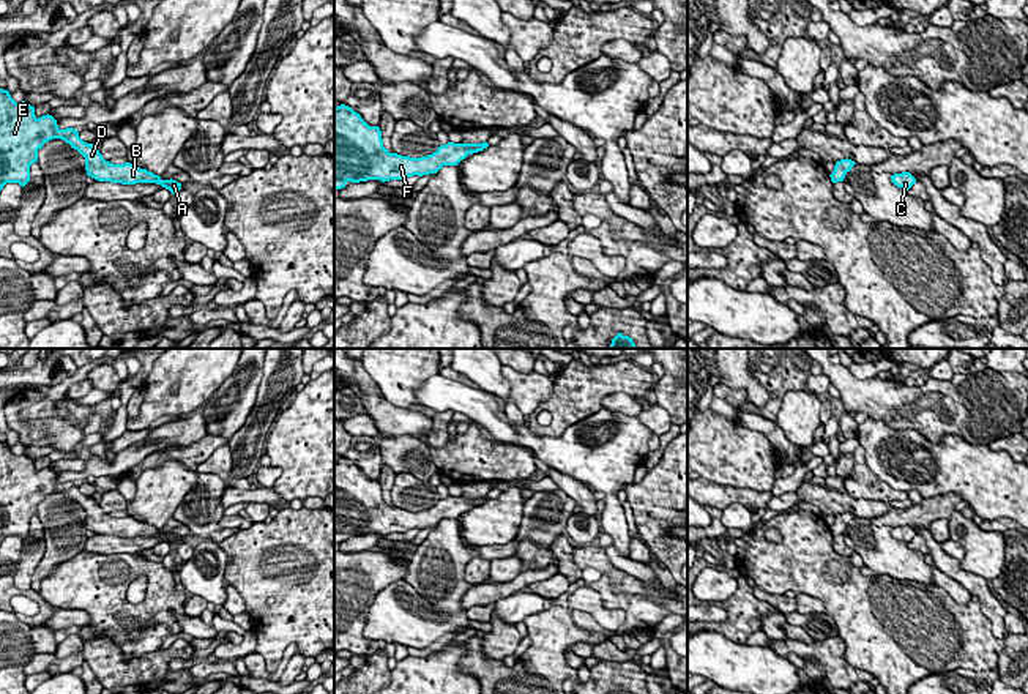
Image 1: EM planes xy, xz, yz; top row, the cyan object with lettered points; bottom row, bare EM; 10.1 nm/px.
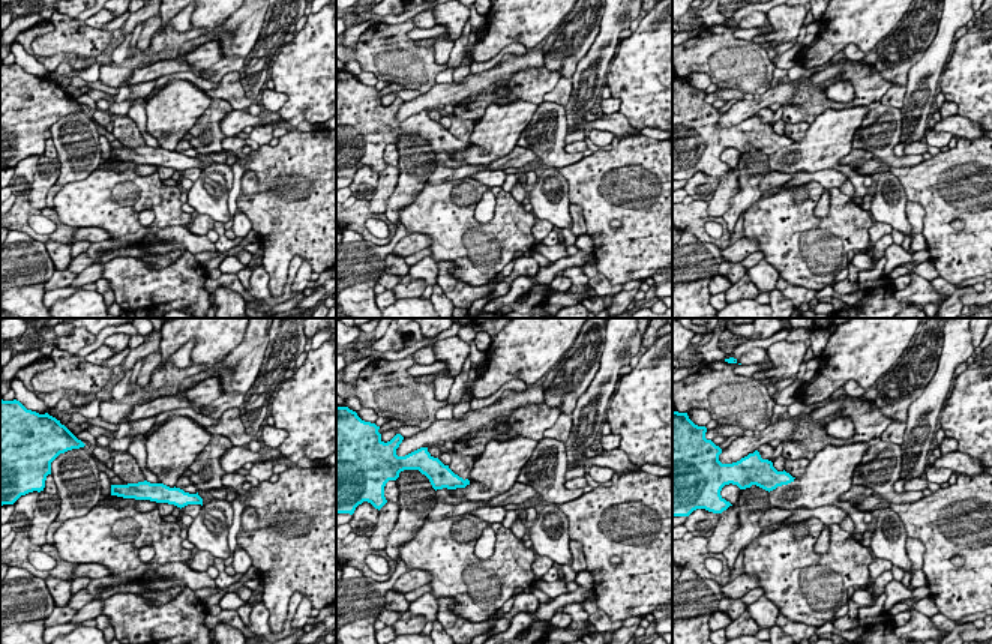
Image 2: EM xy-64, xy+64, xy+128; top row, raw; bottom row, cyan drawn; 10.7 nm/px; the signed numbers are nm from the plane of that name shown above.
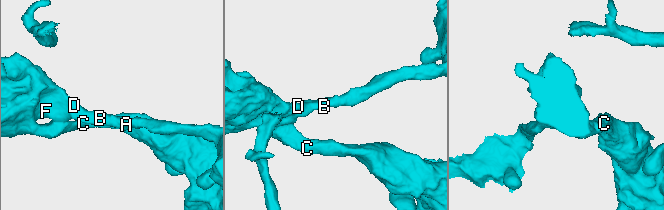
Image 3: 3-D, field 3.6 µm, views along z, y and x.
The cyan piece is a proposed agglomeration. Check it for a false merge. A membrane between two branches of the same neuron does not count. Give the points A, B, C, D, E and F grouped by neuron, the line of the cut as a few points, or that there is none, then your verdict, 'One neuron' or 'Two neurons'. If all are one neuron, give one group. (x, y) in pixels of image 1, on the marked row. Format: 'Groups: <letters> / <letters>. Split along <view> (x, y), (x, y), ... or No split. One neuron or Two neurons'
Groups: A B C D E F. No split. One neuron

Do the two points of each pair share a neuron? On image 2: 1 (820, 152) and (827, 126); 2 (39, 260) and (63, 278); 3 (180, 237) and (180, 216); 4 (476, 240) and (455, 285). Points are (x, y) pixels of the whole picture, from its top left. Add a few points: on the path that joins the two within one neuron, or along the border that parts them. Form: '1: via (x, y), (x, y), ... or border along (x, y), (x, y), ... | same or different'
1: via (823, 146), (827, 141), (827, 132) | same
2: border along (56, 270), (48, 279) | different
3: border along (188, 227), (155, 228), (147, 234) | different
4: border along (437, 261), (474, 285), (492, 279) | different

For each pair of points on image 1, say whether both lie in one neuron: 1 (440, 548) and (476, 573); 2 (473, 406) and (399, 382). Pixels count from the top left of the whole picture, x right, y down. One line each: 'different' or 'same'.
1: different
2: different

